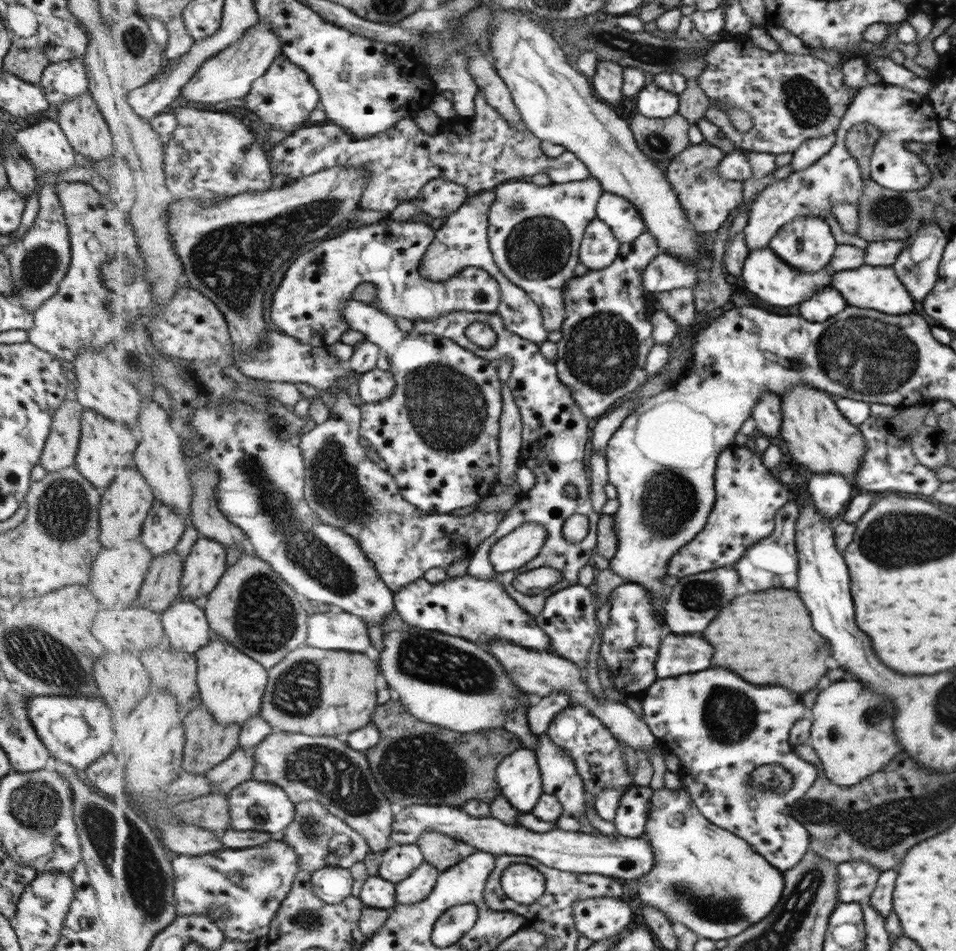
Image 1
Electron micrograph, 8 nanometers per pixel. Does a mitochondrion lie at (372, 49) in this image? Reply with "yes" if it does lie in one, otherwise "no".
no

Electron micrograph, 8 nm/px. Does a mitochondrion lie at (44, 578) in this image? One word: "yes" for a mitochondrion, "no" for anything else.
no

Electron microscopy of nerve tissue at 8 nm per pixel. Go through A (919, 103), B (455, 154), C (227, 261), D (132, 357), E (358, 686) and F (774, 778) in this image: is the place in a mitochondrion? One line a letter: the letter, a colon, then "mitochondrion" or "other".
A: other
B: mitochondrion
C: mitochondrion
D: mitochondrion
E: other
F: mitochondrion

